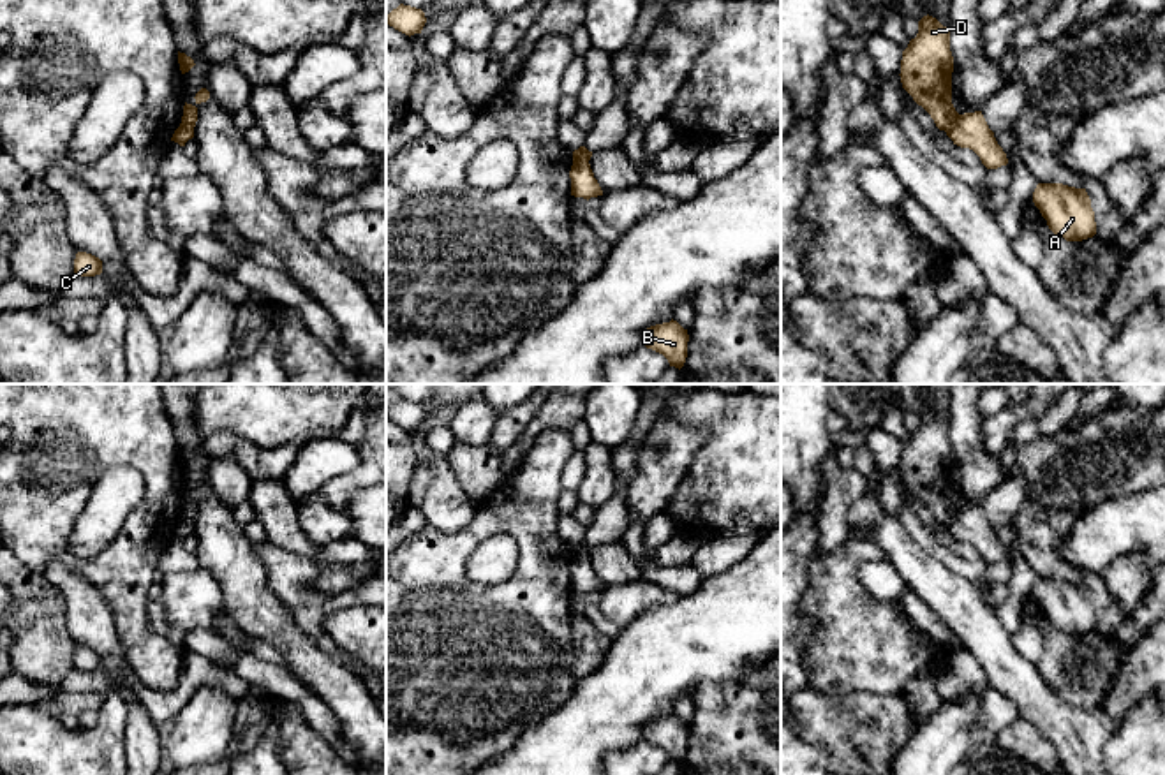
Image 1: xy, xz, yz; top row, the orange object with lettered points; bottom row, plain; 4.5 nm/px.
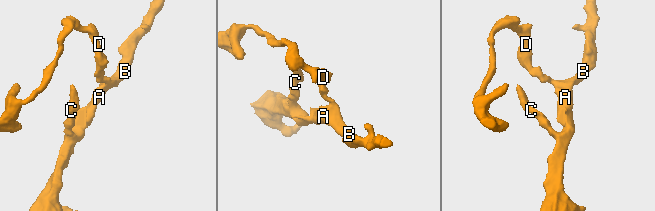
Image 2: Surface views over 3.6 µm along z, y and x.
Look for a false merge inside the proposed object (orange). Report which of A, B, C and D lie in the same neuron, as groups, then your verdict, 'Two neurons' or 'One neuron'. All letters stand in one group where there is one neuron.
Groups: A B C / D. Two neurons

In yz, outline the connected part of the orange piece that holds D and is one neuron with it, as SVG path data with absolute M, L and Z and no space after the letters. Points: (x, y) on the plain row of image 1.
M927 409L918 416L916 432L902 446L899 470L902 483L945 527L959 513L952 498L952 467L950 426Z

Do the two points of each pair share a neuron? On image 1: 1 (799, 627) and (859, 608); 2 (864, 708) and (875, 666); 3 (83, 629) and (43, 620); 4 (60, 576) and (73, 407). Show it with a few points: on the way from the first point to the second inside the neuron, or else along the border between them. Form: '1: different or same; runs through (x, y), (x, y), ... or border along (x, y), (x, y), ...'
1: different; border along (811, 582), (801, 605), (811, 620), (804, 664)
2: different; border along (903, 693), (848, 693), (841, 698)
3: different; border along (53, 587), (64, 601), (66, 629), (78, 645)
4: different; border along (43, 566), (50, 560), (60, 560), (96, 589)

